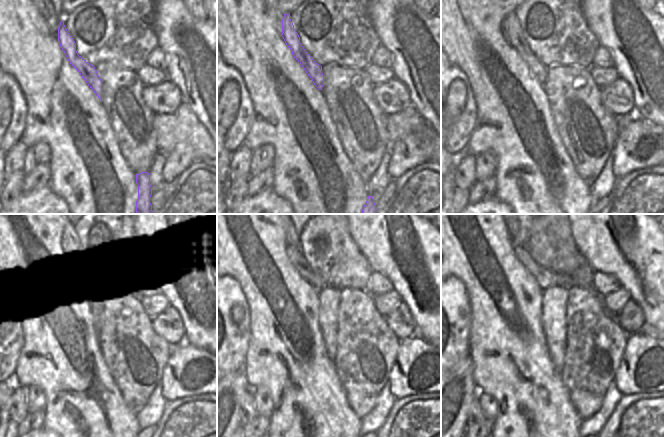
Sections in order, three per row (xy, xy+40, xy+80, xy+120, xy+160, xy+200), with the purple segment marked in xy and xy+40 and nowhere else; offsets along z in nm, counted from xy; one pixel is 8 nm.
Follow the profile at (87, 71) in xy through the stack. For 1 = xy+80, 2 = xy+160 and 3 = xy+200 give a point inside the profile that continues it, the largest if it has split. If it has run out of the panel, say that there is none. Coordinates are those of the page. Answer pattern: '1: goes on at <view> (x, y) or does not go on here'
1: goes on at xy+80 (512, 28)
2: goes on at xy+160 (291, 236)
3: goes on at xy+200 (511, 234)

